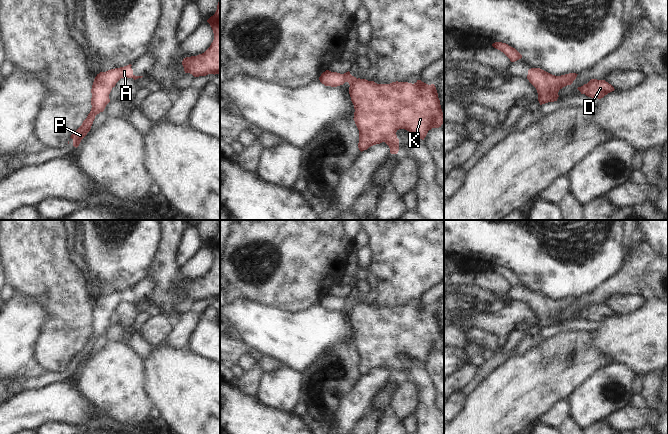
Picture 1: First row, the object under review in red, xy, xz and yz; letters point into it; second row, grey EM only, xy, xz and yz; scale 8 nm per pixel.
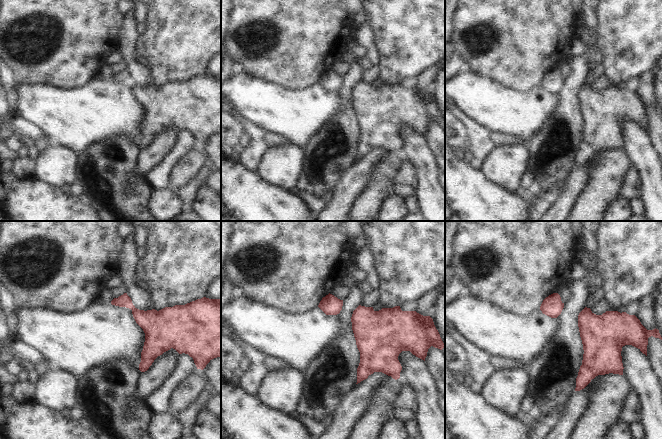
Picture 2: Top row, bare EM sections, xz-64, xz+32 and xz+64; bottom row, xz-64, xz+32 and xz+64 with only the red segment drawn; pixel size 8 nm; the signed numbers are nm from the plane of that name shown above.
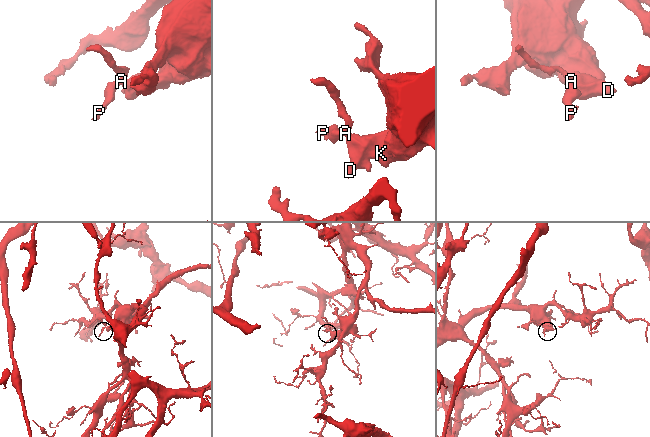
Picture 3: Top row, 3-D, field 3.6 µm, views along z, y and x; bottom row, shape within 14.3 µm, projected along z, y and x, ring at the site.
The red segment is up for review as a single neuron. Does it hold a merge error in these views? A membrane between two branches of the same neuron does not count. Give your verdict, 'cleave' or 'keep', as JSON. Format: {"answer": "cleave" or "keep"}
{"answer": "keep"}

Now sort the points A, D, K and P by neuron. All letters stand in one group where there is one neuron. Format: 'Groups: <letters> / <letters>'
Groups: A D K P

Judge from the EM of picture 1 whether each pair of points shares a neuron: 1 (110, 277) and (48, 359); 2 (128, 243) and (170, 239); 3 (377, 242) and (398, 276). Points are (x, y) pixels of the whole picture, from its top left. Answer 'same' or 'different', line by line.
1: different
2: different
3: same

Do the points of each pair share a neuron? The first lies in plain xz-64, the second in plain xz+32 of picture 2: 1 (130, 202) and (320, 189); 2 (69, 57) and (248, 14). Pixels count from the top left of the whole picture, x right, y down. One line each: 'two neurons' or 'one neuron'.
1: one neuron
2: one neuron

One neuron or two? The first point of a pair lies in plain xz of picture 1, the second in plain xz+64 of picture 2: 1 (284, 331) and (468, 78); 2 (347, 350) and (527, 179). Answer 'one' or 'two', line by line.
1: one
2: two

